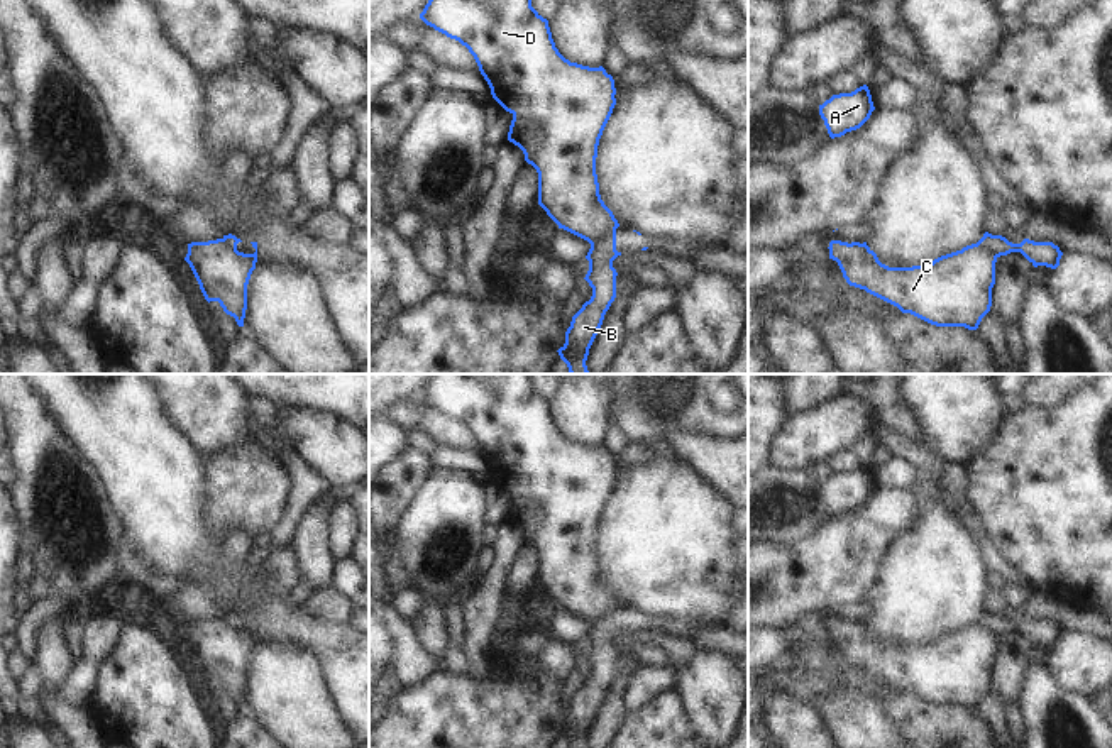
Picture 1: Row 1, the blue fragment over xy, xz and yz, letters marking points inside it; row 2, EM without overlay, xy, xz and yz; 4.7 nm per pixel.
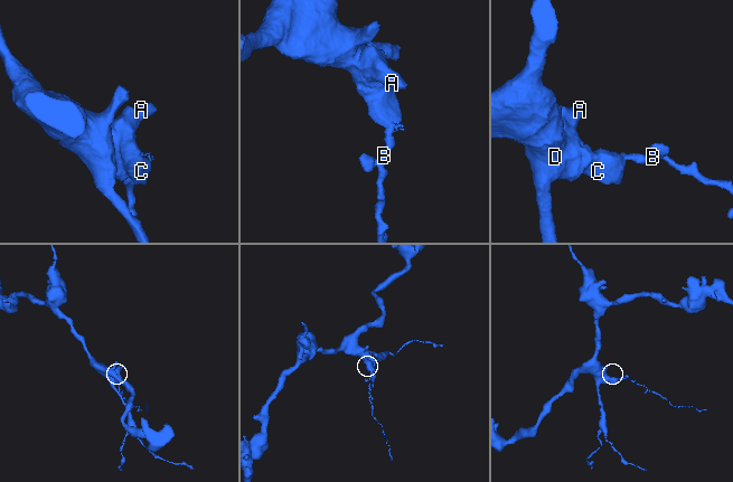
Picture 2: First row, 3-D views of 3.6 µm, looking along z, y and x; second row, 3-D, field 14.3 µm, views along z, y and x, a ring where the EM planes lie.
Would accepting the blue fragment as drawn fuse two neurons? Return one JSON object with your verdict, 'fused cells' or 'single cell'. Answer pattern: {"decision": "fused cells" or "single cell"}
{"decision": "fused cells"}

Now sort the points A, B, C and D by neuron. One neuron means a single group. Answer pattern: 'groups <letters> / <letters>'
groups A C D / B

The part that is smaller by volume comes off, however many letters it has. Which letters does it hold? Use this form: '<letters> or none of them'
B

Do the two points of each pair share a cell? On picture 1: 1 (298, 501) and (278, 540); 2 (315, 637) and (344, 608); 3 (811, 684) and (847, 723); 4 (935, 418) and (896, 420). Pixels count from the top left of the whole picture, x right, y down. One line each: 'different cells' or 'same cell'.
1: same cell
2: different cells
3: different cells
4: different cells

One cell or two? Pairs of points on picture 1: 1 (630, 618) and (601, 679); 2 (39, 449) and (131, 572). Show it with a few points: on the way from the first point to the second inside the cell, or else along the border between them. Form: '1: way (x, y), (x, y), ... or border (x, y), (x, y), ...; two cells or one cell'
1: way (613, 628), (603, 638), (603, 662); one cell
2: border (124, 533), (119, 552), (119, 576); two cells

